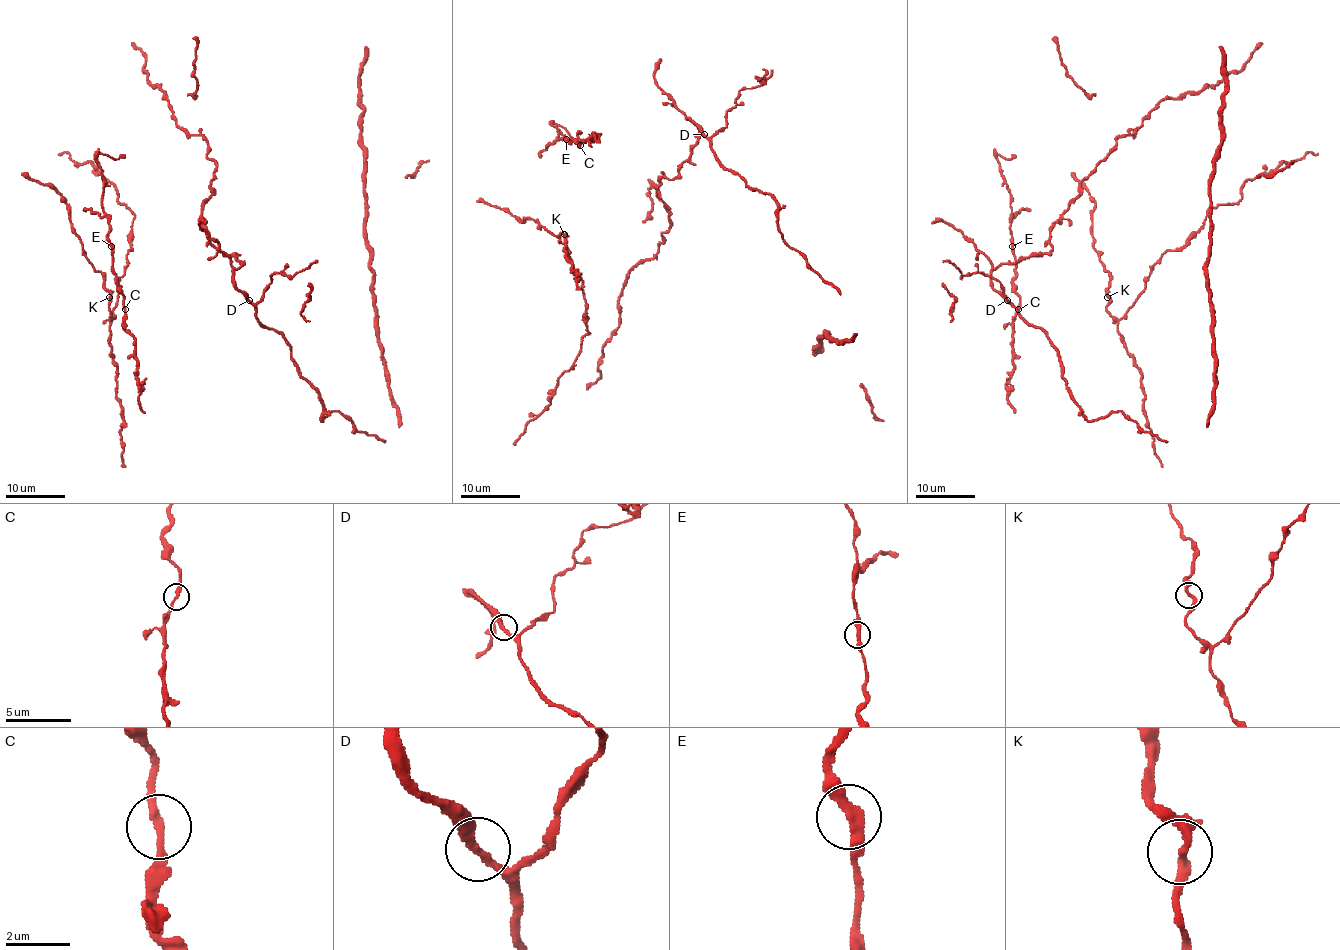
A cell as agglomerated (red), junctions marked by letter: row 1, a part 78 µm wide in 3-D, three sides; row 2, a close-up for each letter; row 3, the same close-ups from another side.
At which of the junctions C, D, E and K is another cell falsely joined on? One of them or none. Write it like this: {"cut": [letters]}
{"cut": []}

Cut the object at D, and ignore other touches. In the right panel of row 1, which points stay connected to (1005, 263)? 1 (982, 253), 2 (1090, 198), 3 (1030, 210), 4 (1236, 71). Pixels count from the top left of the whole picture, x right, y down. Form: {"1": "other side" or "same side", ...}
{"1": "same side", "2": "other side", "3": "other side", "4": "same side"}

